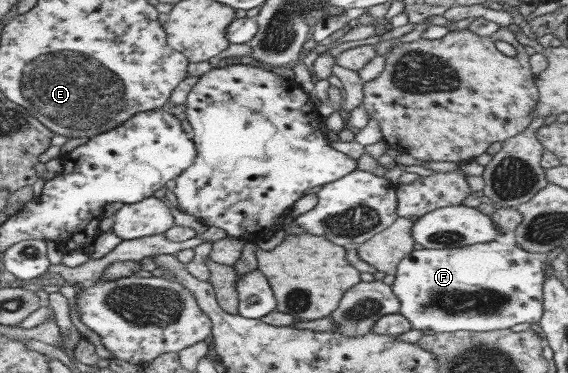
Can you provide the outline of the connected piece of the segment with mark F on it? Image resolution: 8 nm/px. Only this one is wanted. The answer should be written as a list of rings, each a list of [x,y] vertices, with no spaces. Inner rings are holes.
[[[491,241],[455,248],[412,250],[397,263],[394,276],[391,290],[399,300],[398,314],[407,320],[411,329],[434,333],[497,331],[510,329],[514,324],[538,323],[543,314],[542,262],[534,253],[517,245]]]

